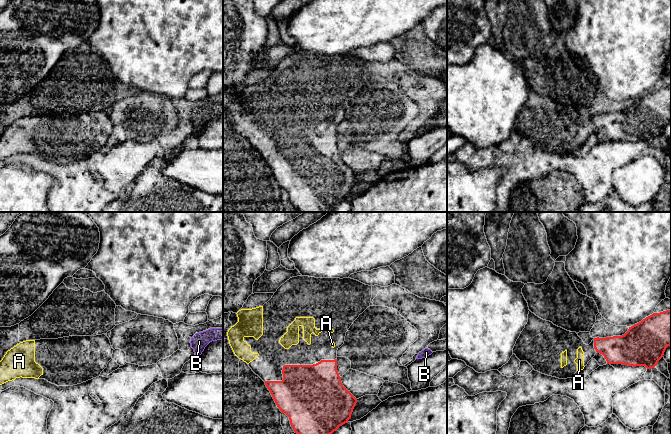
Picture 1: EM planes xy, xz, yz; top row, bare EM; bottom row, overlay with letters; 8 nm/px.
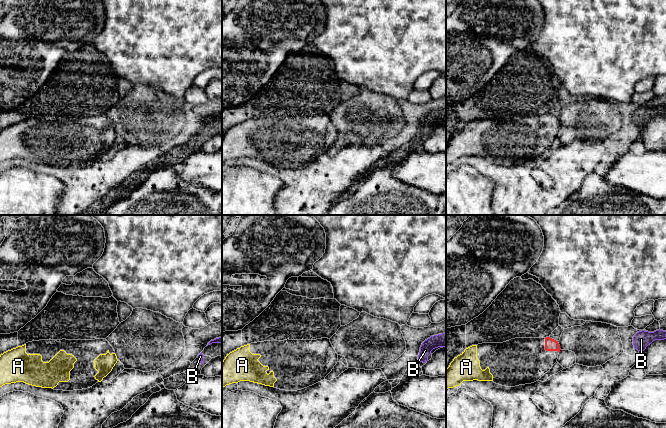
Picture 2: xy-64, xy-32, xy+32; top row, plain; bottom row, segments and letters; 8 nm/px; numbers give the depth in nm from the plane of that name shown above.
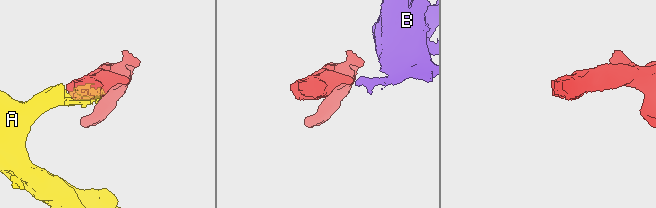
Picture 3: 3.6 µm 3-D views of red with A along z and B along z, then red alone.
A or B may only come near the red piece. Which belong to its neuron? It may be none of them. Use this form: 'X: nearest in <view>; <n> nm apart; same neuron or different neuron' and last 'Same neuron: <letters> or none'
A: nearest in yz; 100 nm apart; same neuron
B: nearest in xz; 600 nm apart; different neuron
Same neuron: A

